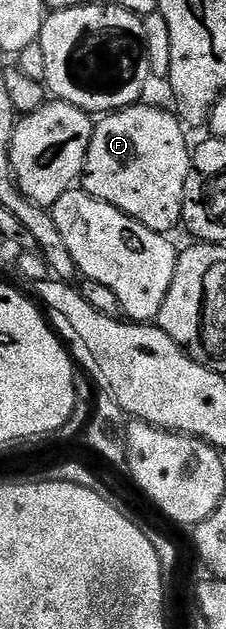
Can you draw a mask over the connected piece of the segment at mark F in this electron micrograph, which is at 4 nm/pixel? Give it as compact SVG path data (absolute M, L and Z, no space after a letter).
M138 104L126 110L114 110L106 114L94 125L91 144L87 148L85 171L82 172L80 185L91 196L119 208L129 218L151 228L157 234L168 235L169 230L182 225L181 213L185 199L185 185L189 175L191 145L185 139L187 133L176 113L160 110L157 106Z

